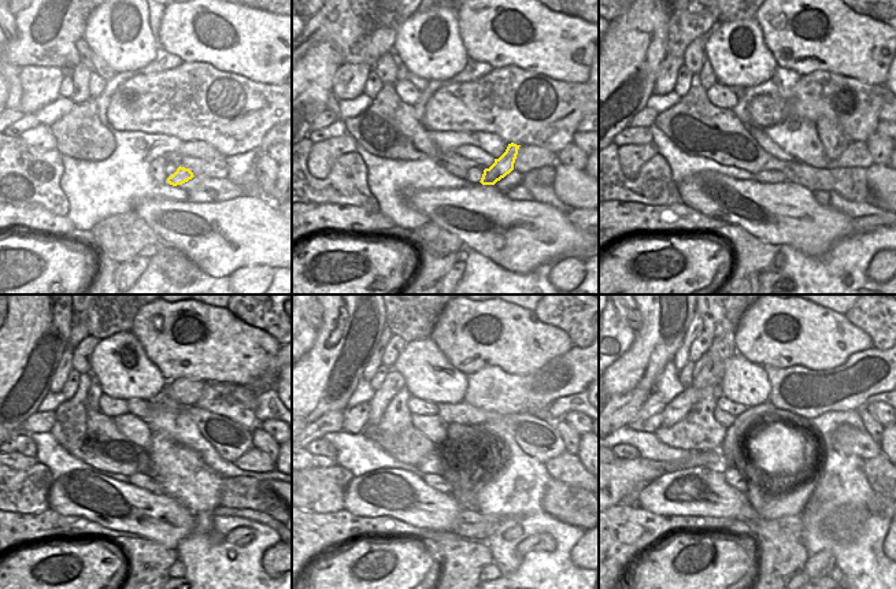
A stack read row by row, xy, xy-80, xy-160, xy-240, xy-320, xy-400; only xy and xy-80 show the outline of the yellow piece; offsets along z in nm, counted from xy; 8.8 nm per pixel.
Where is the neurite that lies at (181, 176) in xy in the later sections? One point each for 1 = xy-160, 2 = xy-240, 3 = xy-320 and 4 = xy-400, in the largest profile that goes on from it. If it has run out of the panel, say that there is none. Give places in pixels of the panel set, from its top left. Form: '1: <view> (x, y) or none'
1: xy-160 (833, 139)
2: xy-240 (230, 440)
3: xy-320 (540, 440)
4: xy-400 (847, 440)

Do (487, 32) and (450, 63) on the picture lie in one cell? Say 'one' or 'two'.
two

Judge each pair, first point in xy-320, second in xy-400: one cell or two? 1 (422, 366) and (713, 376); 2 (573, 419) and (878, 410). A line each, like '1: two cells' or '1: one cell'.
1: two cells
2: one cell

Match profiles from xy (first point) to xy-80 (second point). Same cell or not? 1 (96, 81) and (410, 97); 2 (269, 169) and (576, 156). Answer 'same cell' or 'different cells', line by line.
1: same cell
2: same cell

